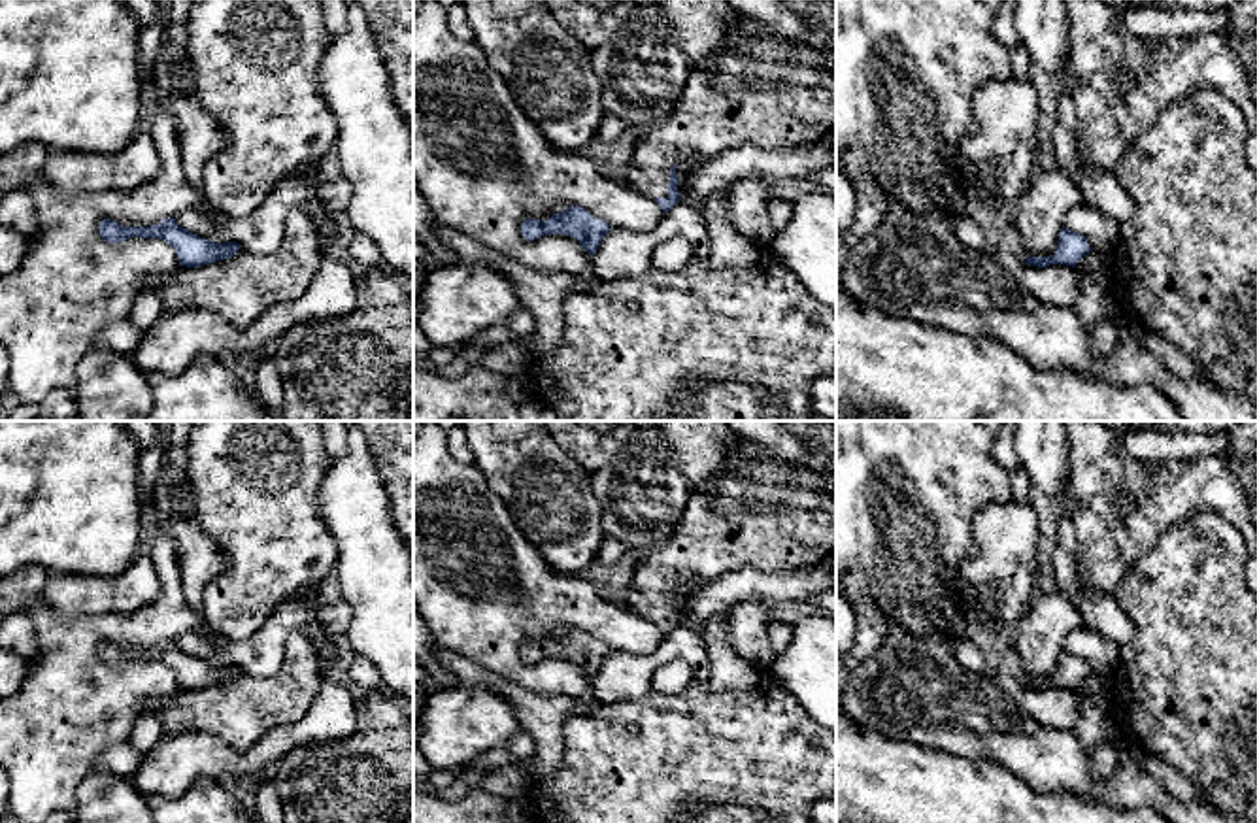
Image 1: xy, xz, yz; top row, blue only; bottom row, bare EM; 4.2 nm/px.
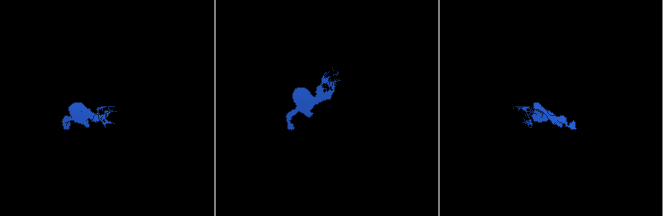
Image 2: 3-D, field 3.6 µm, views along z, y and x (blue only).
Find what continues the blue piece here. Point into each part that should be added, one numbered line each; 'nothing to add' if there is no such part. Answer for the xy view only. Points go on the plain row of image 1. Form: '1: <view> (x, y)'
nothing to add

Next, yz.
nothing to add

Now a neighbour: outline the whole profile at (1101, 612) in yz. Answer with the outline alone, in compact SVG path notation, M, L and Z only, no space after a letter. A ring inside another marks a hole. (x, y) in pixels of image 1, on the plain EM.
M1061 485L1059 542L1053 553L1055 589L1072 598L1085 627L1119 647L1134 636L1134 627L1114 596L1085 587L1078 576L1076 529L1068 510L1068 485Z

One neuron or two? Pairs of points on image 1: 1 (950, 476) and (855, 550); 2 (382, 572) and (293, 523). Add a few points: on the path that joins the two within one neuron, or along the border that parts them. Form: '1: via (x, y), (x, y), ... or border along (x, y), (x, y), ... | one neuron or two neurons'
1: via (920, 476), (884, 493), (861, 520) | one neuron
2: border along (319, 506), (319, 518), (336, 548), (335, 569) | two neurons

